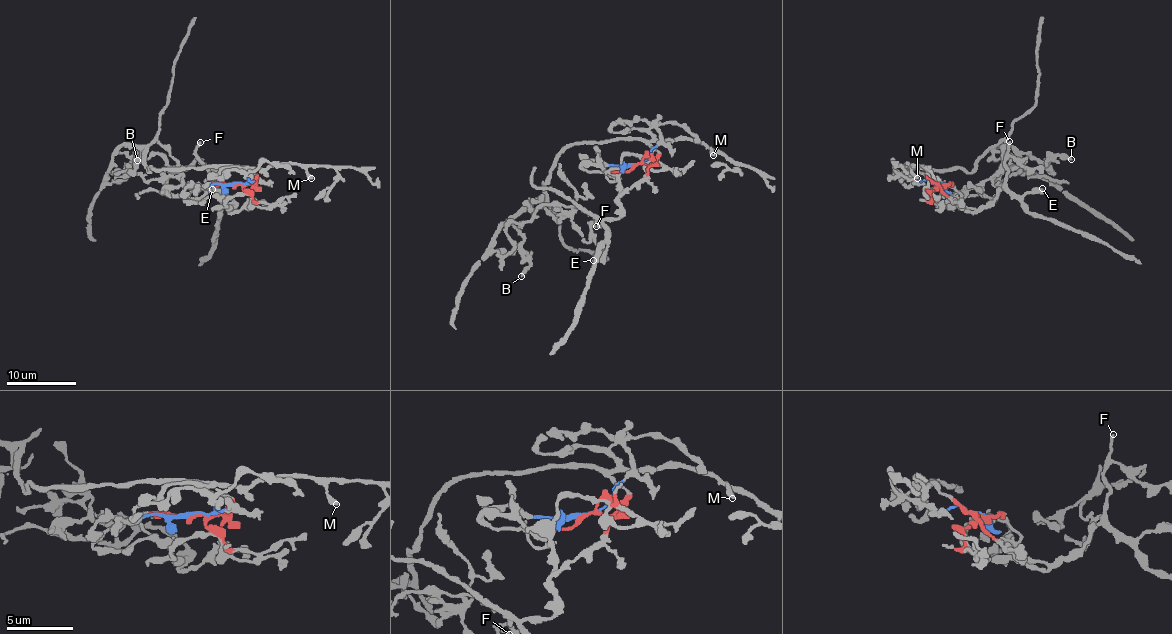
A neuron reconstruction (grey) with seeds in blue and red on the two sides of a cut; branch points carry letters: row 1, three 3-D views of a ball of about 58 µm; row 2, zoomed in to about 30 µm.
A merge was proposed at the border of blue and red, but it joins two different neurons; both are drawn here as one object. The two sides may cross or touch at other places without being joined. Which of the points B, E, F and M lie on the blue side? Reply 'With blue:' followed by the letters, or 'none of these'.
With blue: E, F

